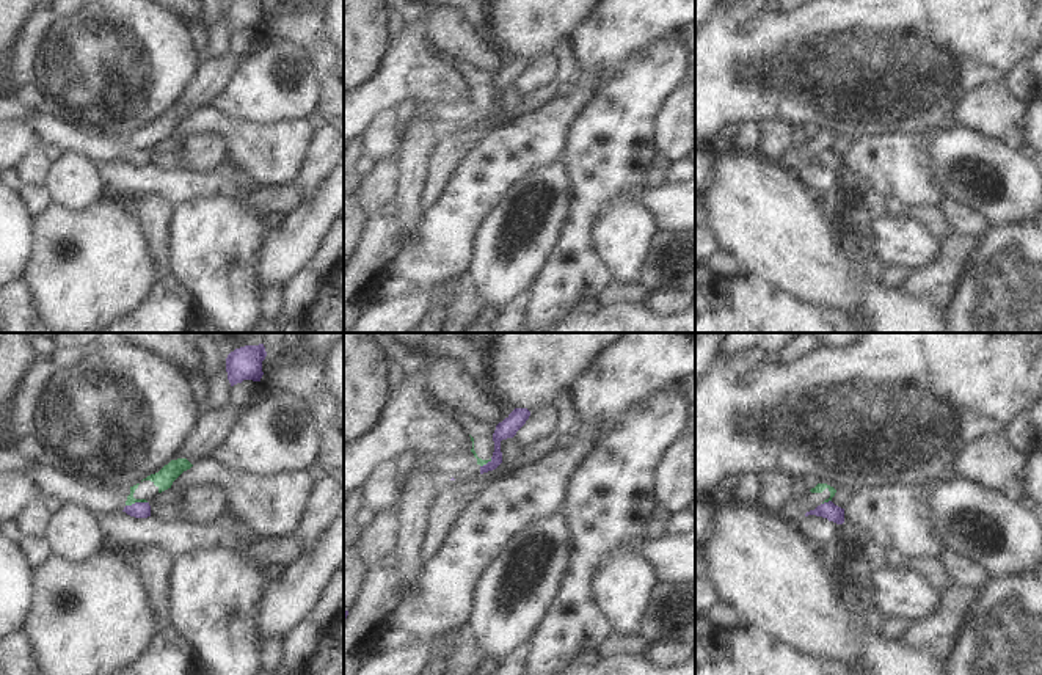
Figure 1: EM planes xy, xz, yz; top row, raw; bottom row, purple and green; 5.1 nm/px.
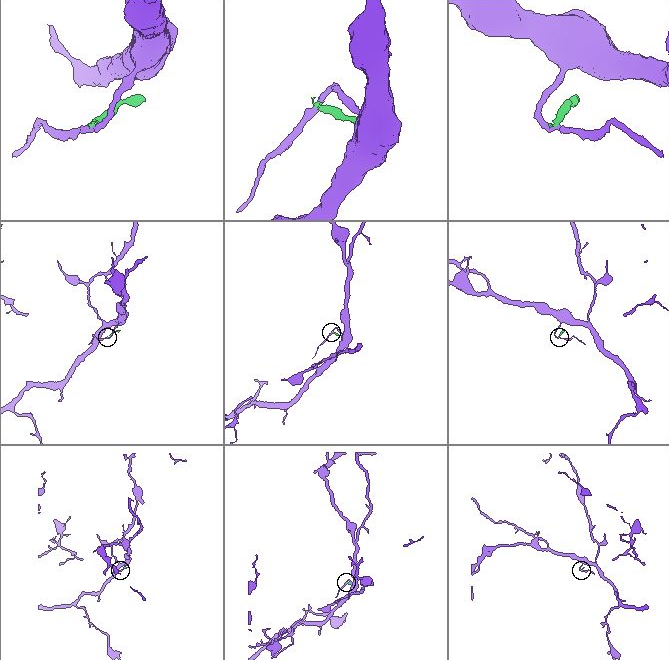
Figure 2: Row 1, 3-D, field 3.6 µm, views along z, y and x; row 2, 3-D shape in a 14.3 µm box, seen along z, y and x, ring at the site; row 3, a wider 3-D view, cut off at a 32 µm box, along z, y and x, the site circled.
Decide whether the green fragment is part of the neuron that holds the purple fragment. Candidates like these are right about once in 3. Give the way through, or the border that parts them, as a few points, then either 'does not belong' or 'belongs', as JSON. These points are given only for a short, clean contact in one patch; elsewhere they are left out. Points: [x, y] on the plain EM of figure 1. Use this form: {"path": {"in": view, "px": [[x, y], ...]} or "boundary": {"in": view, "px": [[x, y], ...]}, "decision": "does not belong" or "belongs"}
{"boundary": {"in": "xy", "px": [[146, 149], [126, 154]]}, "decision": "does not belong"}

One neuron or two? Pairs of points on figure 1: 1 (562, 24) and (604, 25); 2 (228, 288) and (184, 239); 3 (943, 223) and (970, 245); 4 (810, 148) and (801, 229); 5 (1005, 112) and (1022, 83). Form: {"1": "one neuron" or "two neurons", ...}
{"1": "two neurons", "2": "one neuron", "3": "two neurons", "4": "two neurons", "5": "two neurons"}

